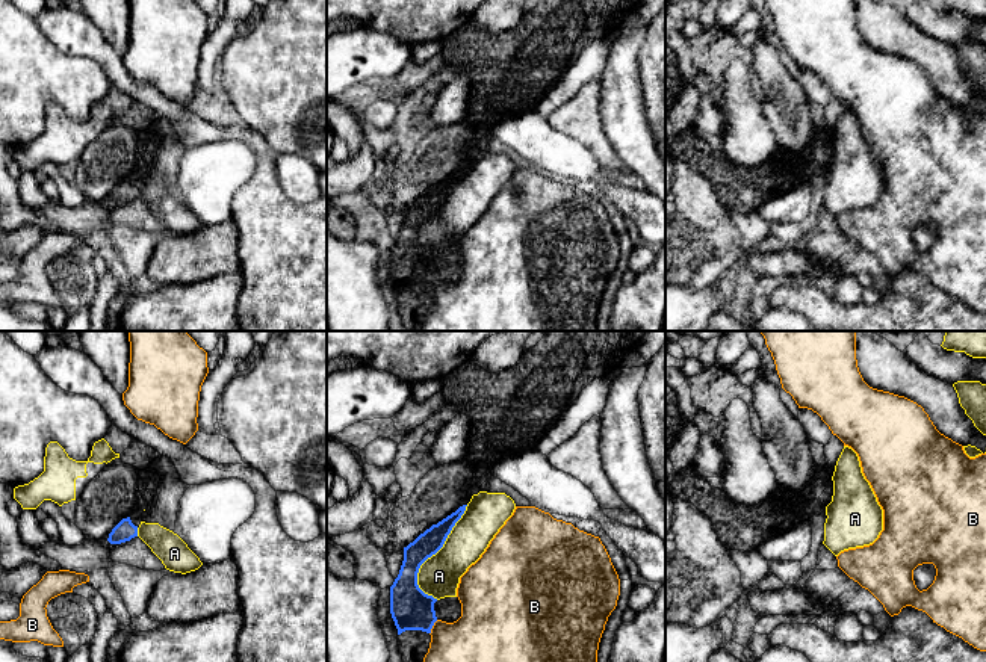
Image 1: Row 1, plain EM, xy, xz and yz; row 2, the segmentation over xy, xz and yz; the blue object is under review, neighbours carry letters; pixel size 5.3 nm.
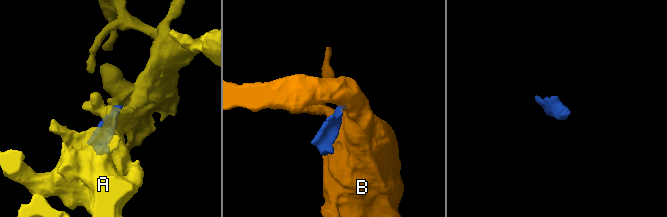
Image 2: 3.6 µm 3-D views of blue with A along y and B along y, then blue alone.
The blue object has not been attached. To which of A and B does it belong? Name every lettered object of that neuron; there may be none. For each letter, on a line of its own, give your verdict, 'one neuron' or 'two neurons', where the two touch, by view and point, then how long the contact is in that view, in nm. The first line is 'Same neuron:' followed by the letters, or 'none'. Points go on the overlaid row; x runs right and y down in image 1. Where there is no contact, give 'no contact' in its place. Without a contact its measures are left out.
Same neuron: none
A: two neurons; meets blue in xz at (433, 553); contact 550 nm long
B: two neurons; meets blue in xz at (431, 627); contact 90 nm long

